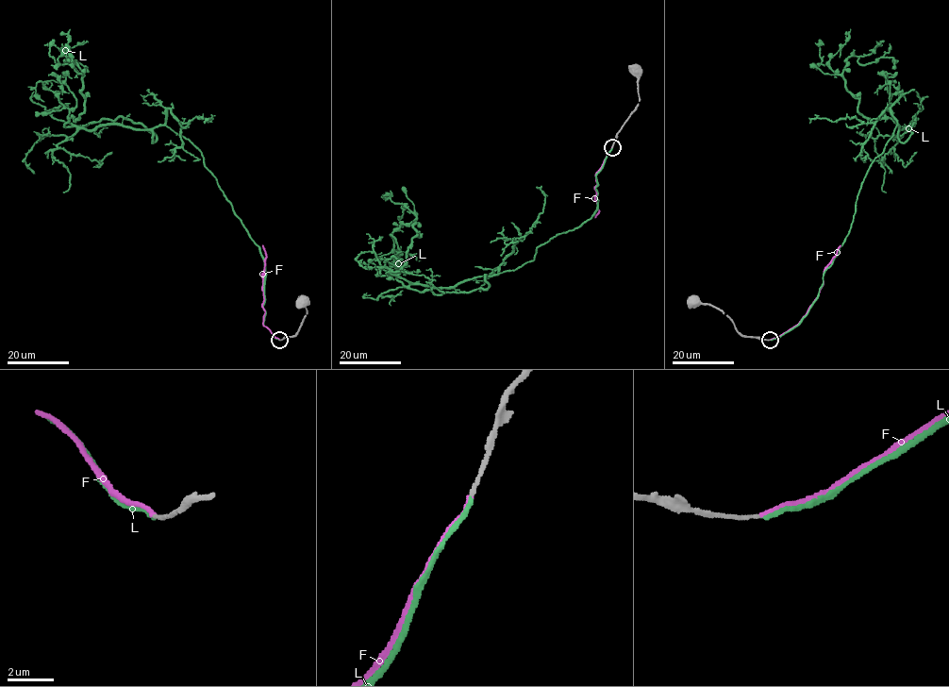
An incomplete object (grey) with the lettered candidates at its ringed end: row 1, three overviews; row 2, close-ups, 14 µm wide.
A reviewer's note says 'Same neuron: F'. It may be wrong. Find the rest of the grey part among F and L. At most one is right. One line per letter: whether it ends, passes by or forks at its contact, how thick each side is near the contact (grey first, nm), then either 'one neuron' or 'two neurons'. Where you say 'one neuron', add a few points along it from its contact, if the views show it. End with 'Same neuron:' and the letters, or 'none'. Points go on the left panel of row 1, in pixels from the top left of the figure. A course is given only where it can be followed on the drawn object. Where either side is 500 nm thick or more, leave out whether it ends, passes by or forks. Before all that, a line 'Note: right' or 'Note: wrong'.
Note: right
F: it ends there; 160 nm thick on the grey side, 170 nm on the other; one neuron; it runs (280, 340), (263, 324), (266, 255), (262, 245)
L: it ends there; 150 nm thick on the grey side, 180 nm on the other; two neurons
Same neuron: F

